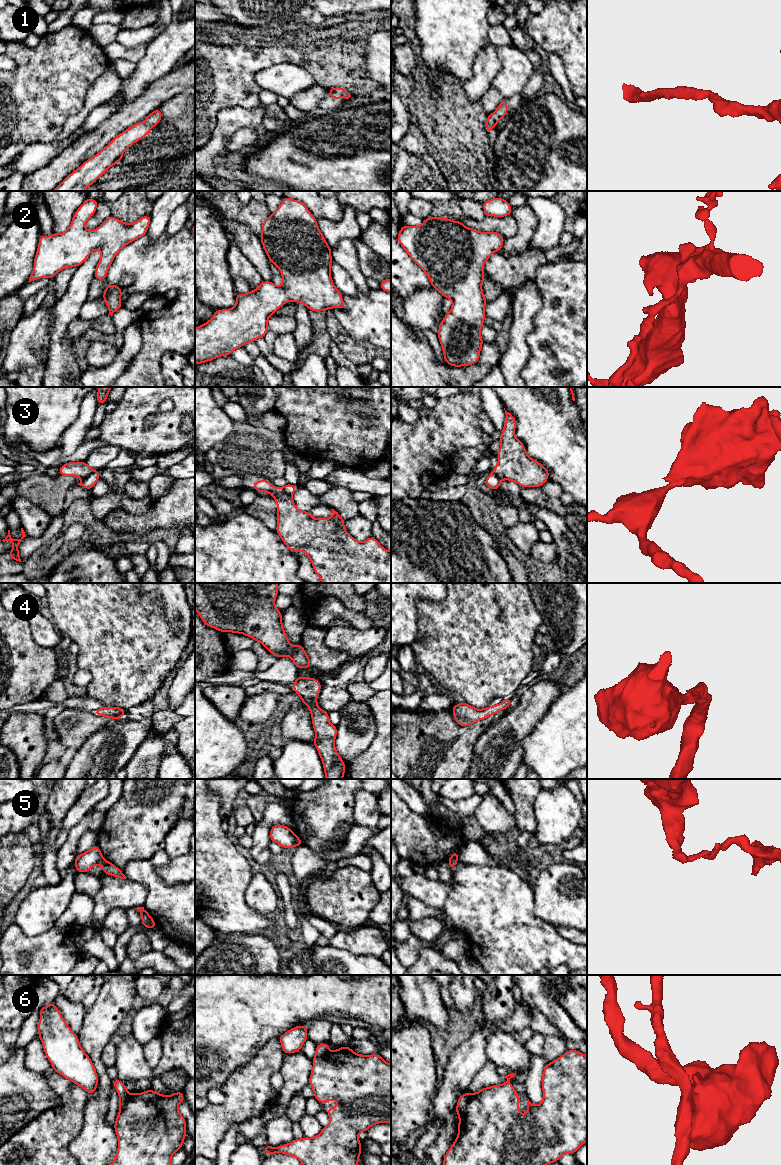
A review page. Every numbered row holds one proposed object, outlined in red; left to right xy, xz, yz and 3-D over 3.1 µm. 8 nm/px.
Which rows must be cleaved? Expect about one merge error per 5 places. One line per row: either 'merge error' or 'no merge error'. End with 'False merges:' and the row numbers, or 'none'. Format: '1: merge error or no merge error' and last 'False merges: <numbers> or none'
1: no merge error
2: no merge error
3: merge error
4: no merge error
5: merge error
6: merge error
False merges: 3, 5, 6

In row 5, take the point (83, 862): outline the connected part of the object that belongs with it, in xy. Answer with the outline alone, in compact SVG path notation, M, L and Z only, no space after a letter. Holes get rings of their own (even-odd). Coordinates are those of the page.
M97 845L84 853L77 855L74 861L77 873L88 873L94 865L99 863L101 858L103 858L103 856Z

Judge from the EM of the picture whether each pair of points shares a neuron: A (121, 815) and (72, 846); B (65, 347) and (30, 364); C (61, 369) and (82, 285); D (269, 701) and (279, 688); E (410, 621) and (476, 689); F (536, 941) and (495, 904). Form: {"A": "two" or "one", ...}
{"A": "two", "B": "two", "C": "one", "D": "two", "E": "two", "F": "one"}

